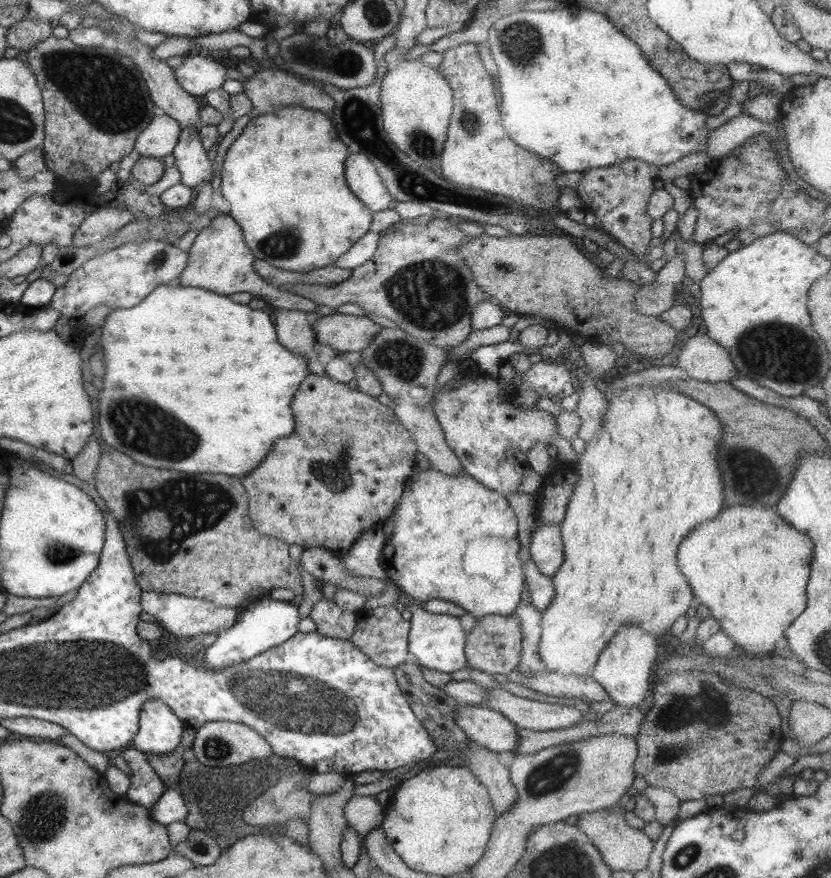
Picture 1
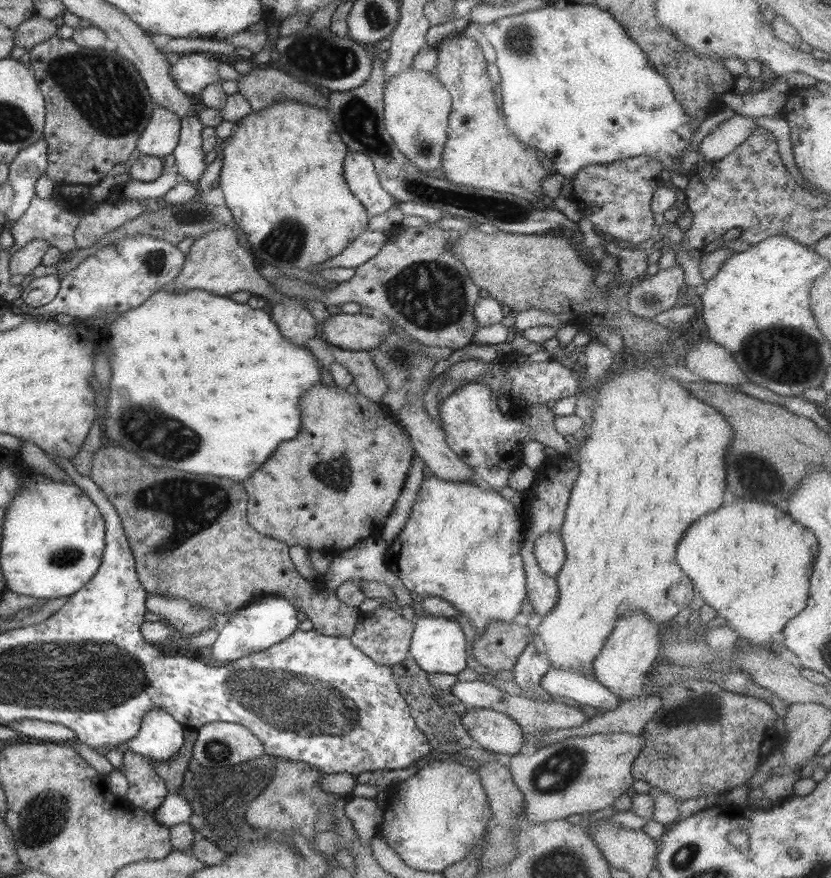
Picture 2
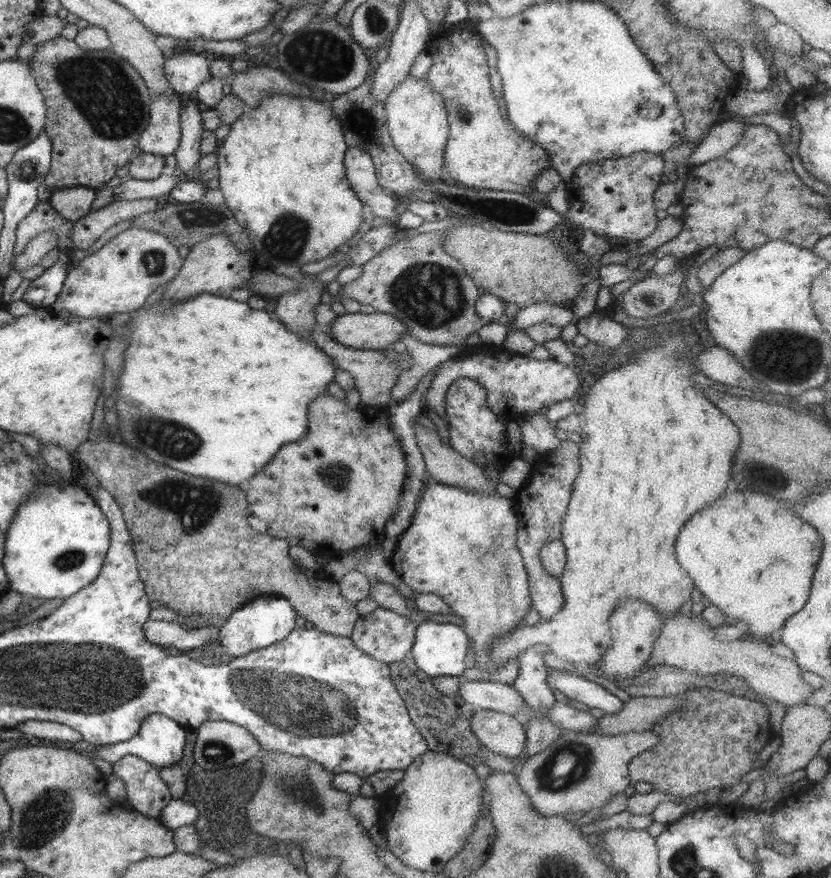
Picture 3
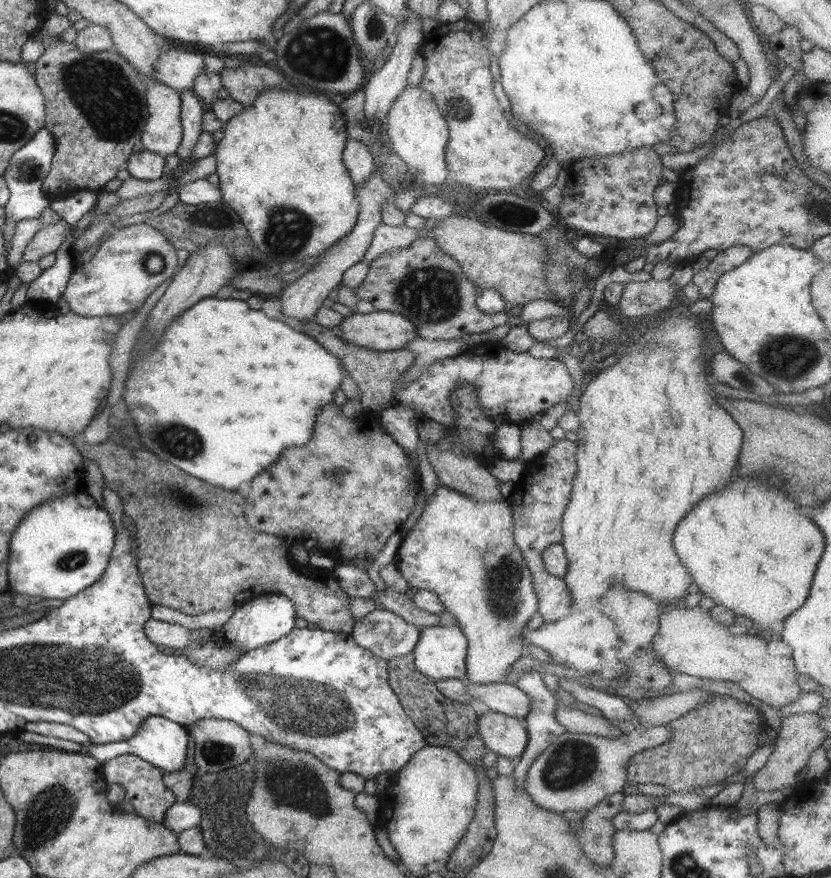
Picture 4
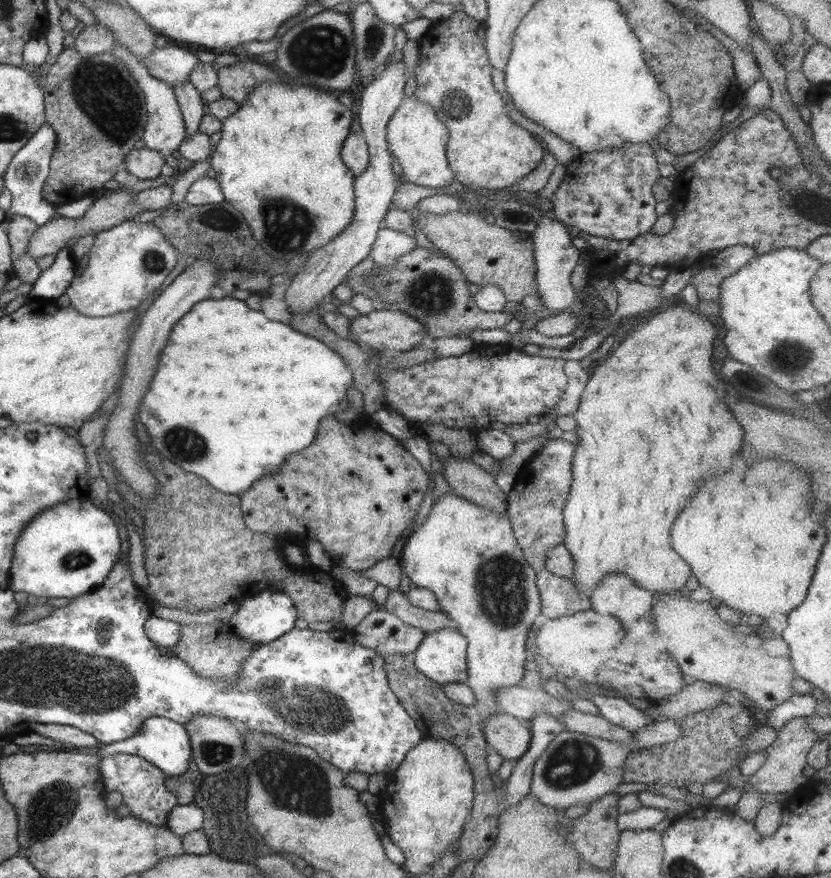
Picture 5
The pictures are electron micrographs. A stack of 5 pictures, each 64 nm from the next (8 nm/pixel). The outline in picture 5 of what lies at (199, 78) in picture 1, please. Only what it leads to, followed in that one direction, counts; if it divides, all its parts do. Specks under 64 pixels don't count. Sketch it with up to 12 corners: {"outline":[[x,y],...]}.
{"outline":[[181,47],[154,48],[149,76],[173,88],[189,81],[198,60]]}

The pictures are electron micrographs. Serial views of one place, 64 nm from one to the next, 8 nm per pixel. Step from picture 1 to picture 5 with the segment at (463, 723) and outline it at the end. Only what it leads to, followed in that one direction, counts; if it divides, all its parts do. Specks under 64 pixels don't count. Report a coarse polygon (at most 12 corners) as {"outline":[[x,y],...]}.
{"outline":[[441,494],[398,564],[465,637],[485,742],[513,763],[540,613],[508,515]]}

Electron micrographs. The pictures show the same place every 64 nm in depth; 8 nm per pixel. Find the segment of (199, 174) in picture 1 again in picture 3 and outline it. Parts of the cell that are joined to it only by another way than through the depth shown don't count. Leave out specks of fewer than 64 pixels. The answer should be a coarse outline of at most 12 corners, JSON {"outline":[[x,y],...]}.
{"outline":[[195,102],[180,106],[173,156],[188,180],[198,177],[202,127]]}

